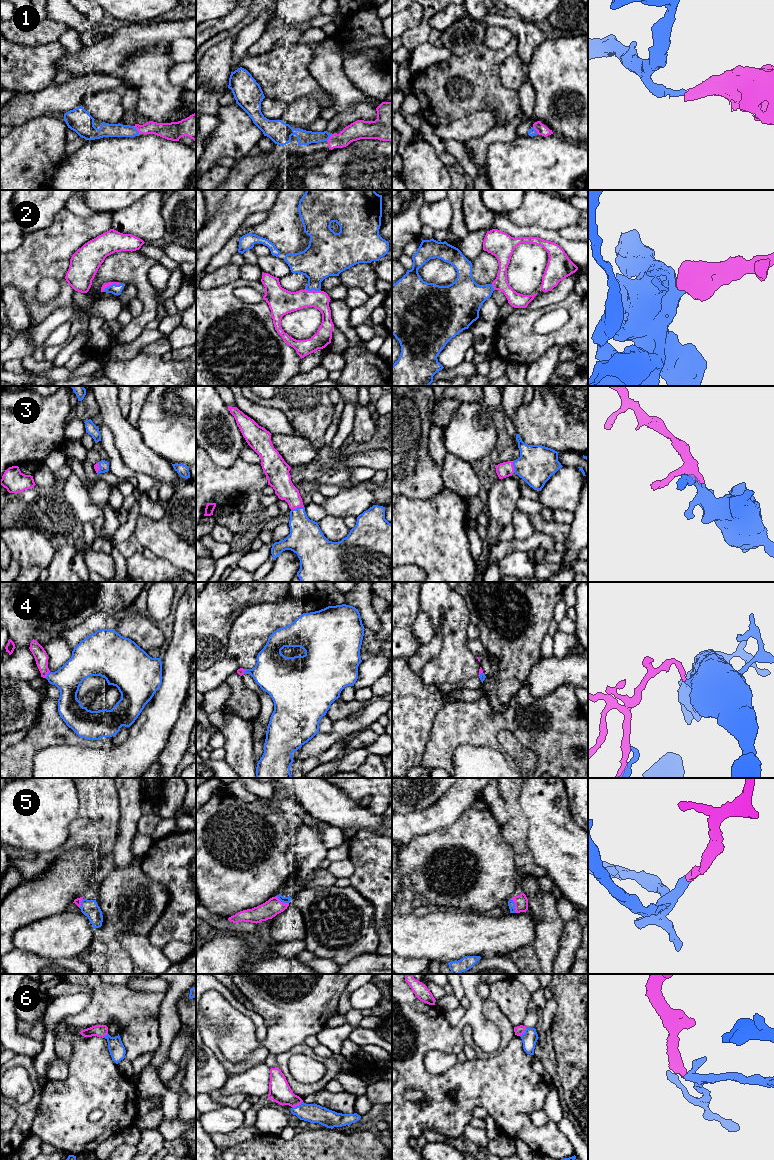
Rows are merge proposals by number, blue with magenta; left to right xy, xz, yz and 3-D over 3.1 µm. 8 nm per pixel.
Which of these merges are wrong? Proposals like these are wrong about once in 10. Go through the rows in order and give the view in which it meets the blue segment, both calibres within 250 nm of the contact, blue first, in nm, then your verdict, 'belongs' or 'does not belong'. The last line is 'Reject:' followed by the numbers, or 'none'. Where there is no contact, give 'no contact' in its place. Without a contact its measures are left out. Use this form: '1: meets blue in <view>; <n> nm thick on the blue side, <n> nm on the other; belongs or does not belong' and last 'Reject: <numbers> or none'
1: meets blue in xy; 110 nm thick on the blue side, 130 nm on the other; belongs
2: meets blue in xy; 80 nm thick on the blue side, 50 nm on the other; belongs
3: meets blue in xz; 260 nm thick on the blue side, 160 nm on the other; belongs
4: meets blue in xy; 220 nm thick on the blue side, 110 nm on the other; belongs
5: meets blue in yz; 60 nm thick on the blue side, 110 nm on the other; belongs
6: meets blue in xz; 160 nm thick on the blue side, 180 nm on the other; belongs
Reject: none

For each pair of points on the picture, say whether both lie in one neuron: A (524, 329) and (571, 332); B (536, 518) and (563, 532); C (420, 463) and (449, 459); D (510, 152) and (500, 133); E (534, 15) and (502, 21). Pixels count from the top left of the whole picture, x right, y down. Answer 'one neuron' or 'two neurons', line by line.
A: one neuron
B: one neuron
C: two neurons
D: two neurons
E: two neurons

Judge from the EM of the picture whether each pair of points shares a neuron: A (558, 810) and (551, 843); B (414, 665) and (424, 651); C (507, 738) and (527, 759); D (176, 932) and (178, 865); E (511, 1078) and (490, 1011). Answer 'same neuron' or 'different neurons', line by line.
A: same neuron
B: same neuron
C: same neuron
D: same neuron
E: different neurons

